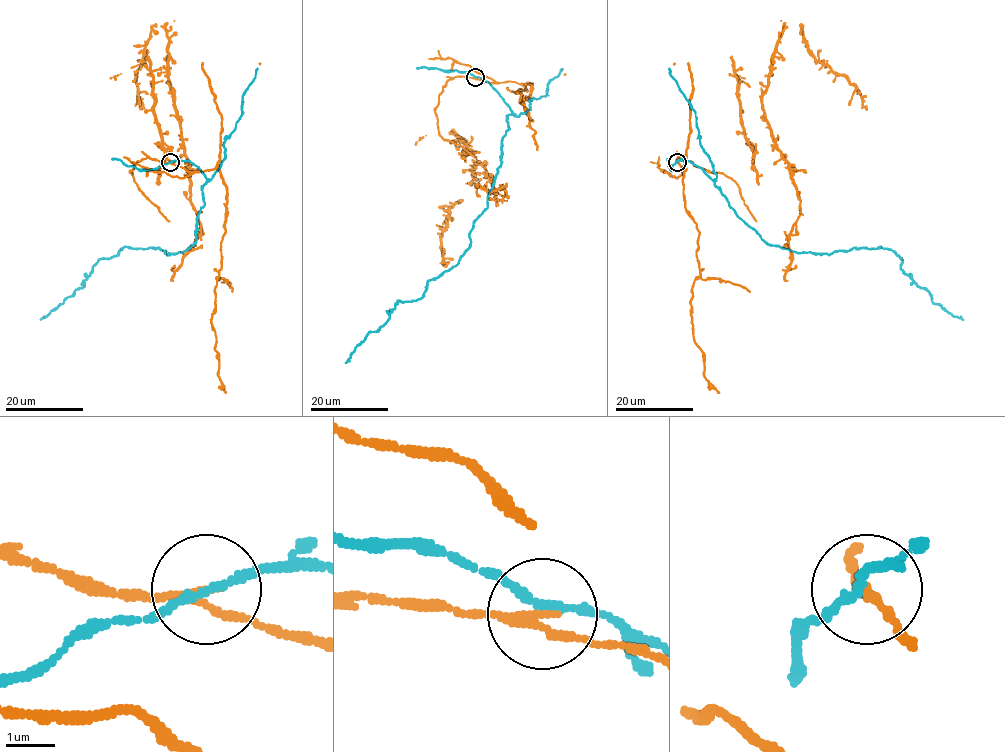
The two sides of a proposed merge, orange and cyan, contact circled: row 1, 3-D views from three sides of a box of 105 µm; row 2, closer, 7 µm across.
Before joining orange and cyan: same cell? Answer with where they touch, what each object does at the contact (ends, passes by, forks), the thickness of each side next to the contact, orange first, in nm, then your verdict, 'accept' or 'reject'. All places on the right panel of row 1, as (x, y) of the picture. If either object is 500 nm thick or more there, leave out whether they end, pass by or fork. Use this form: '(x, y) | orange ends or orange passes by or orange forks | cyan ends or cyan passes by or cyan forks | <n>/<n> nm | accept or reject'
(677, 162) | orange passes by | cyan passes by | 160/150 nm | reject

